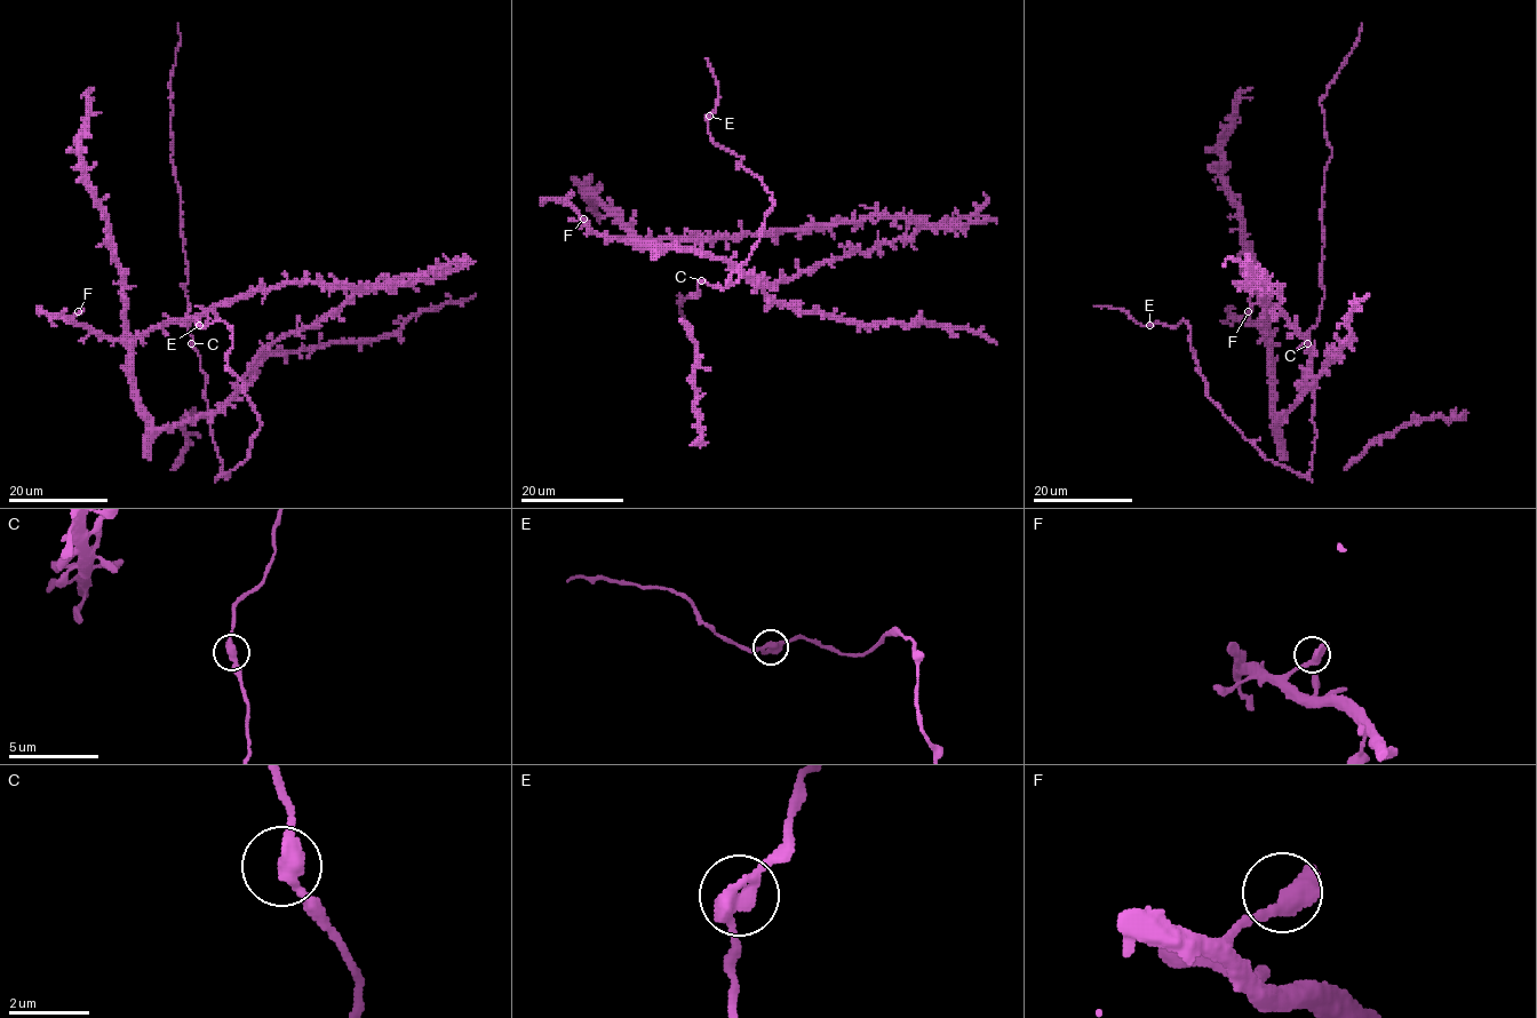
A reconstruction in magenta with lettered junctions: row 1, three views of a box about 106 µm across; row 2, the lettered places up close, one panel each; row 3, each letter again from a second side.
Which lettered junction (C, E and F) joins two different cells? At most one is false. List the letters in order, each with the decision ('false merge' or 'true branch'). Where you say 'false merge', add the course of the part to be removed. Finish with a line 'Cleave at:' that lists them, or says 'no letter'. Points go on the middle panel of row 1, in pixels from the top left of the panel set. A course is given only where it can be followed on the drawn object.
C: true branch
E: true branch
F: true branch
Cleave at: no letter

